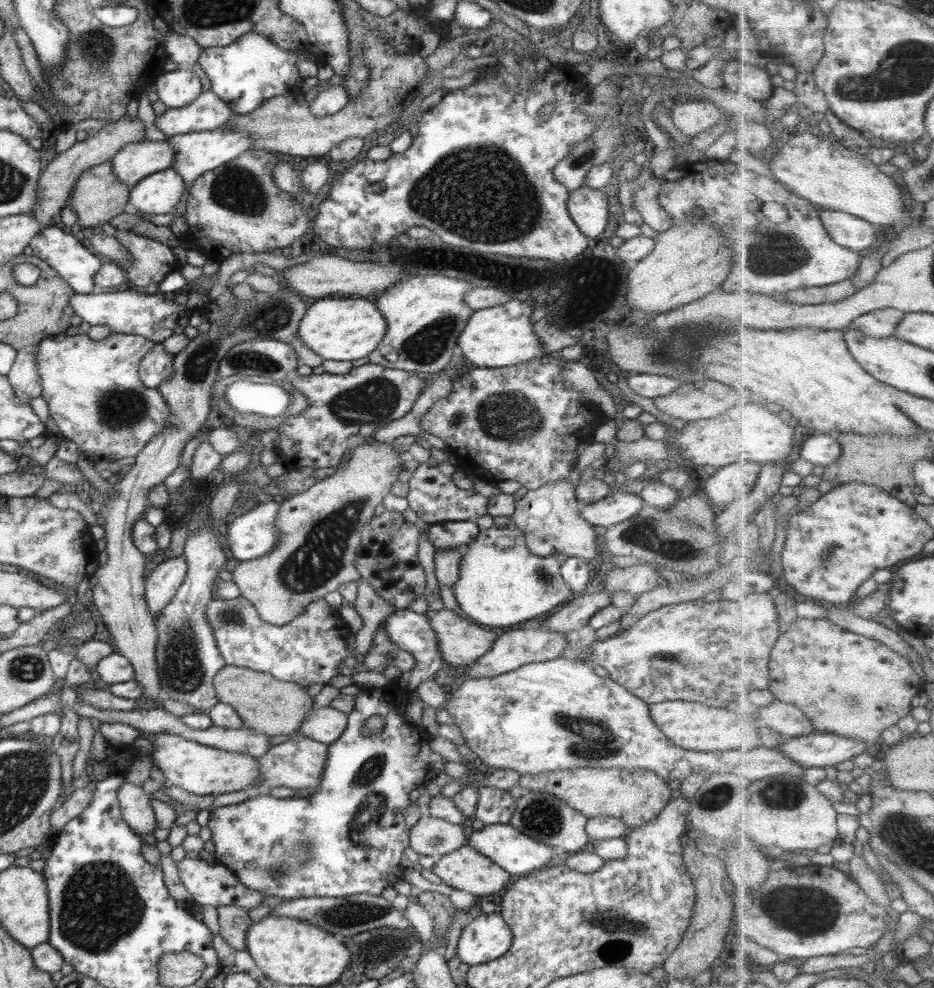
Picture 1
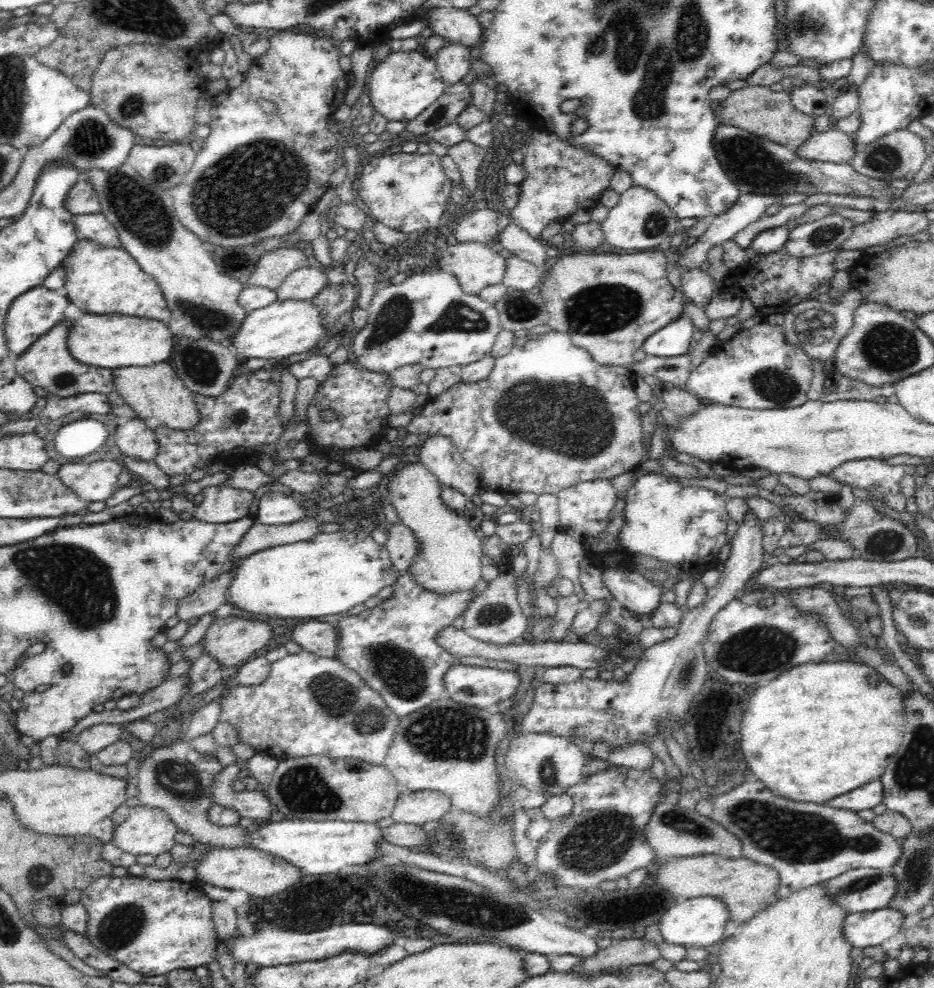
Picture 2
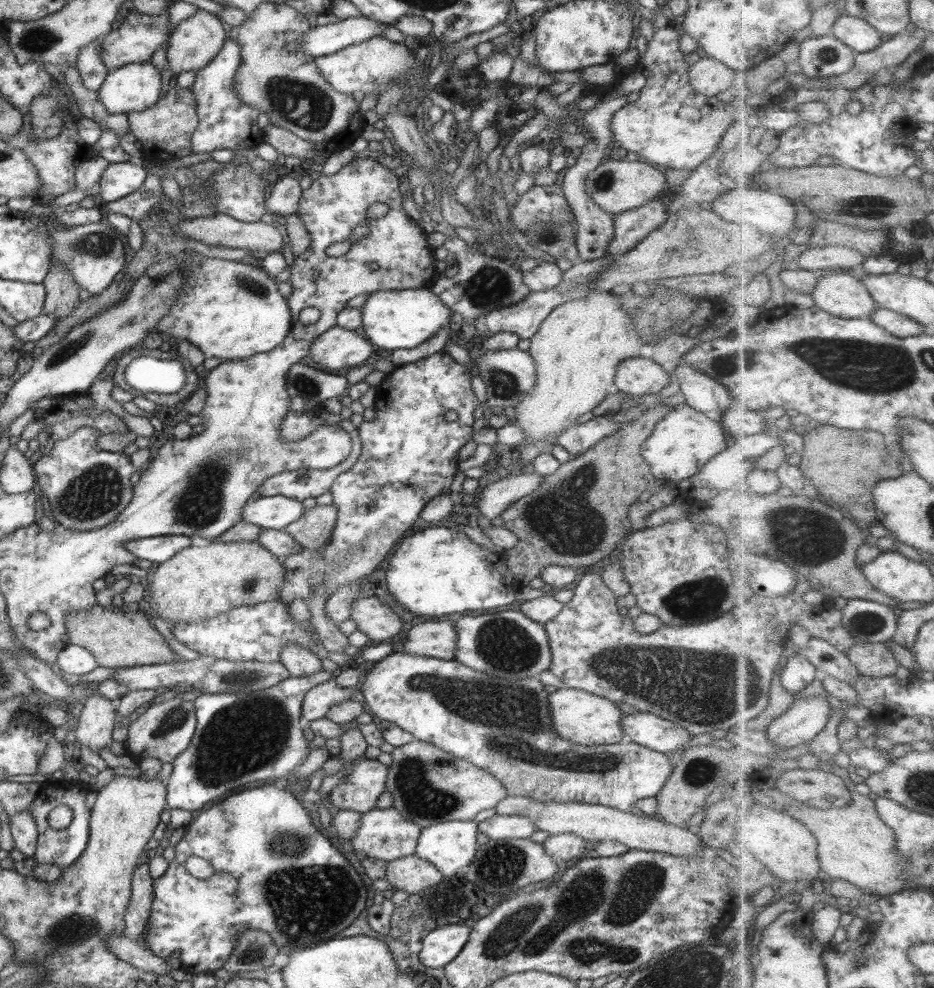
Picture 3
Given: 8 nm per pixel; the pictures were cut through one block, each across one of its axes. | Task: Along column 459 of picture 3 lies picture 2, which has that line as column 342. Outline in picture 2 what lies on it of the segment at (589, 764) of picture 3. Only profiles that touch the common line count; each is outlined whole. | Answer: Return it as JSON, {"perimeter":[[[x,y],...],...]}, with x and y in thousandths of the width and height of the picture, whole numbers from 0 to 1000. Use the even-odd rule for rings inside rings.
{"perimeter":[[[323,658],[309,662],[290,672],[289,682],[276,694],[261,694],[246,690],[236,704],[236,729],[248,733],[255,740],[255,751],[272,755],[274,761],[291,764],[300,769],[329,765],[381,767],[400,774],[409,774],[428,726],[415,717],[413,710],[398,698],[388,685],[364,668],[343,665]]]}

